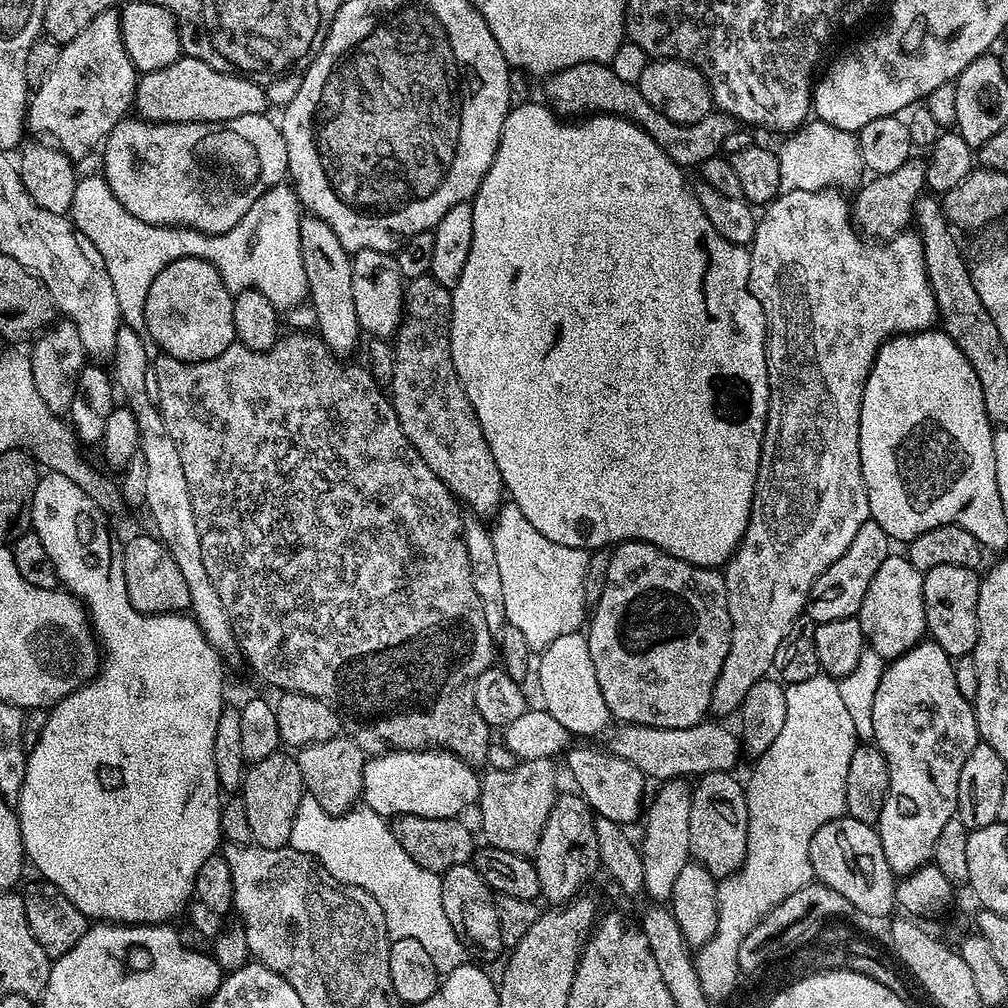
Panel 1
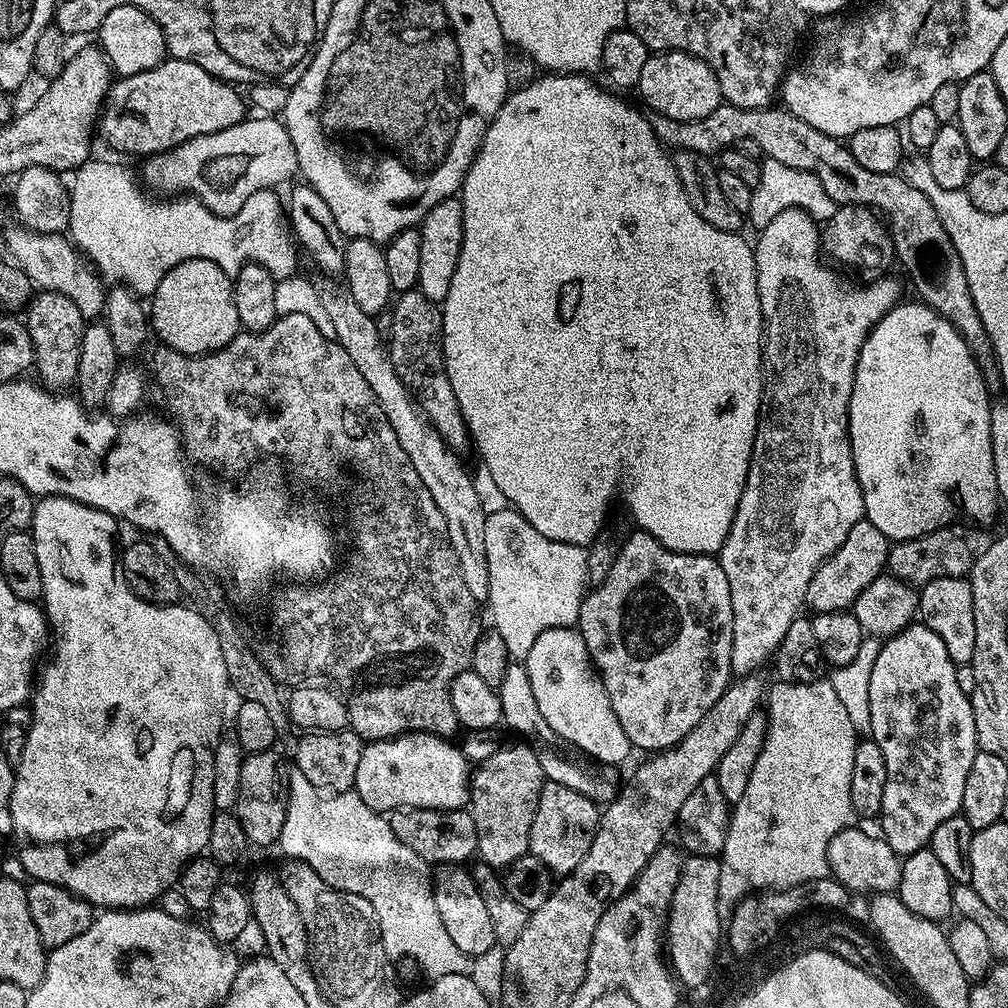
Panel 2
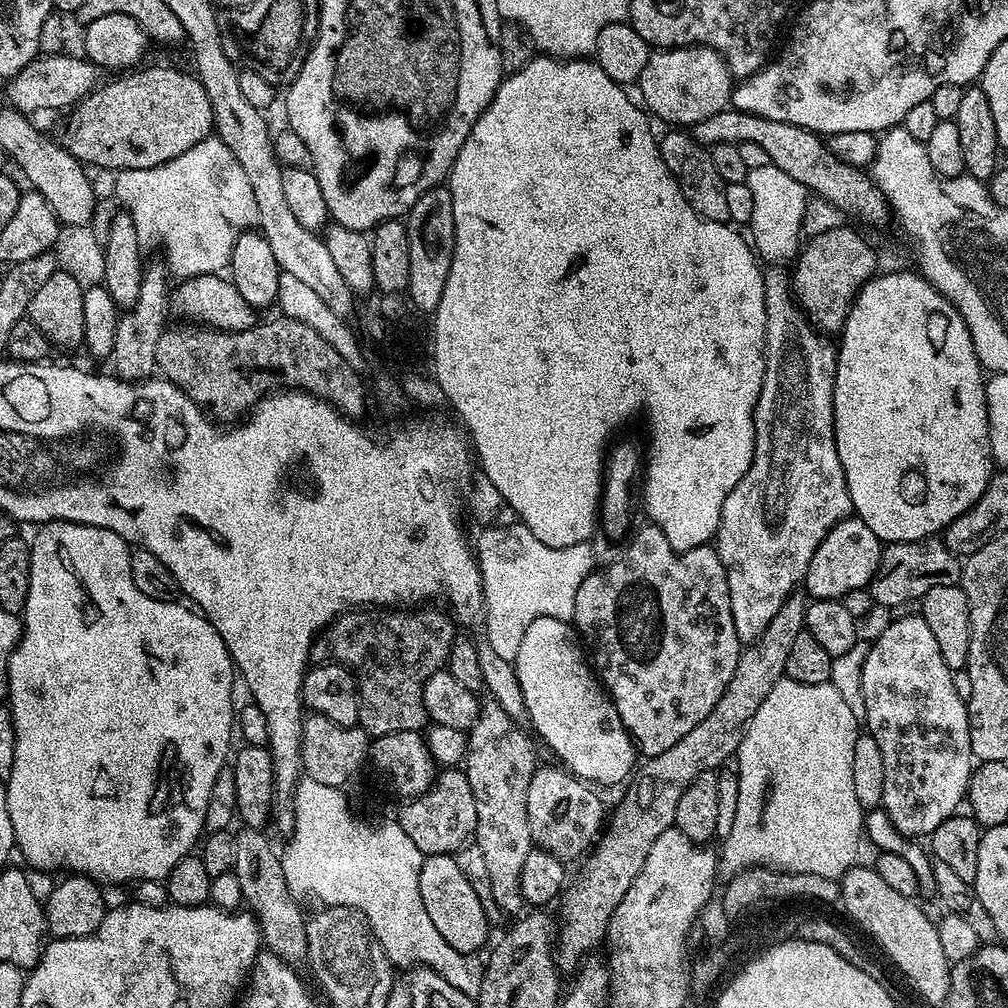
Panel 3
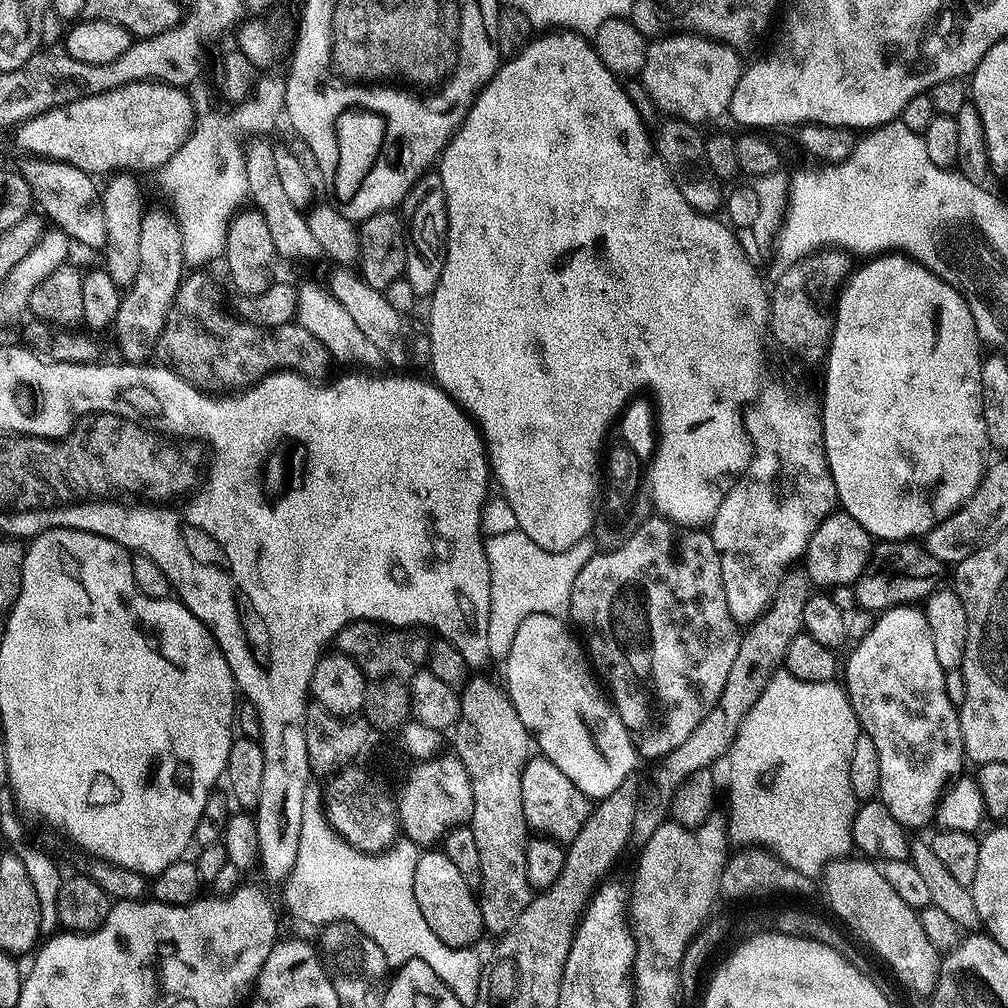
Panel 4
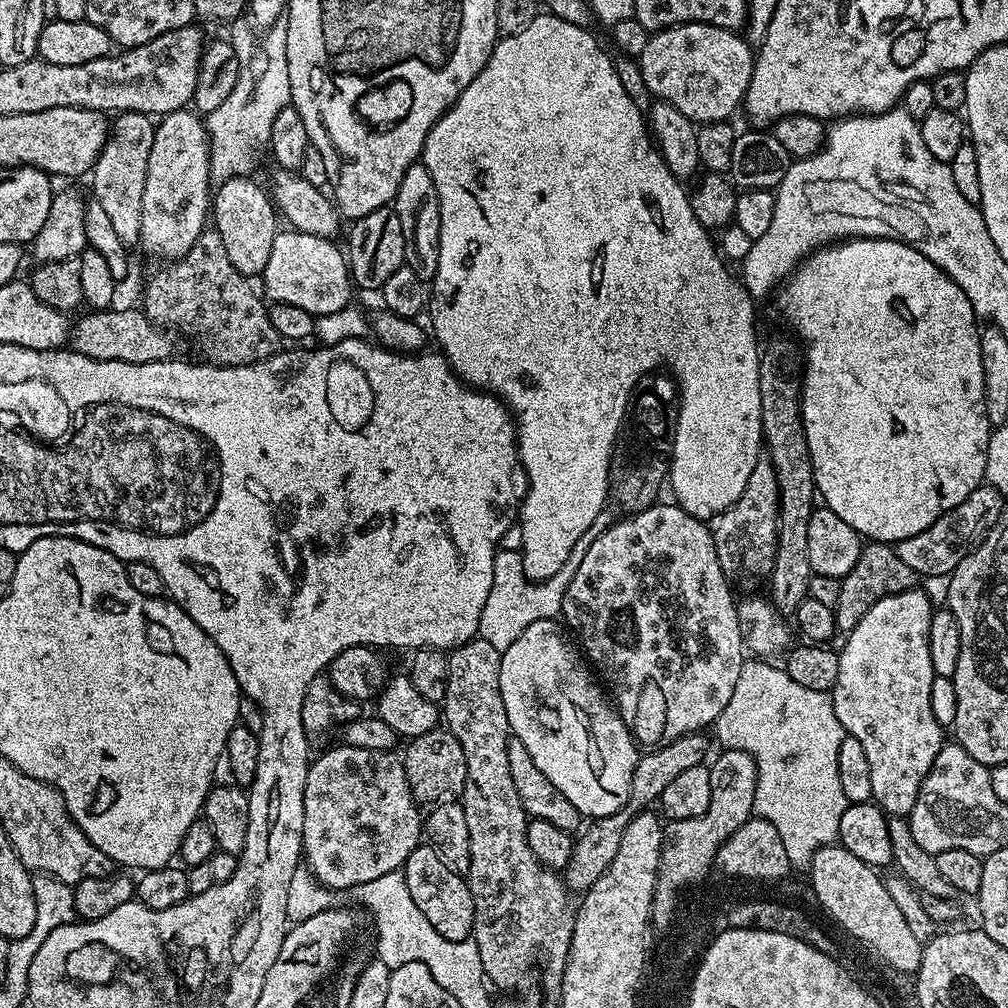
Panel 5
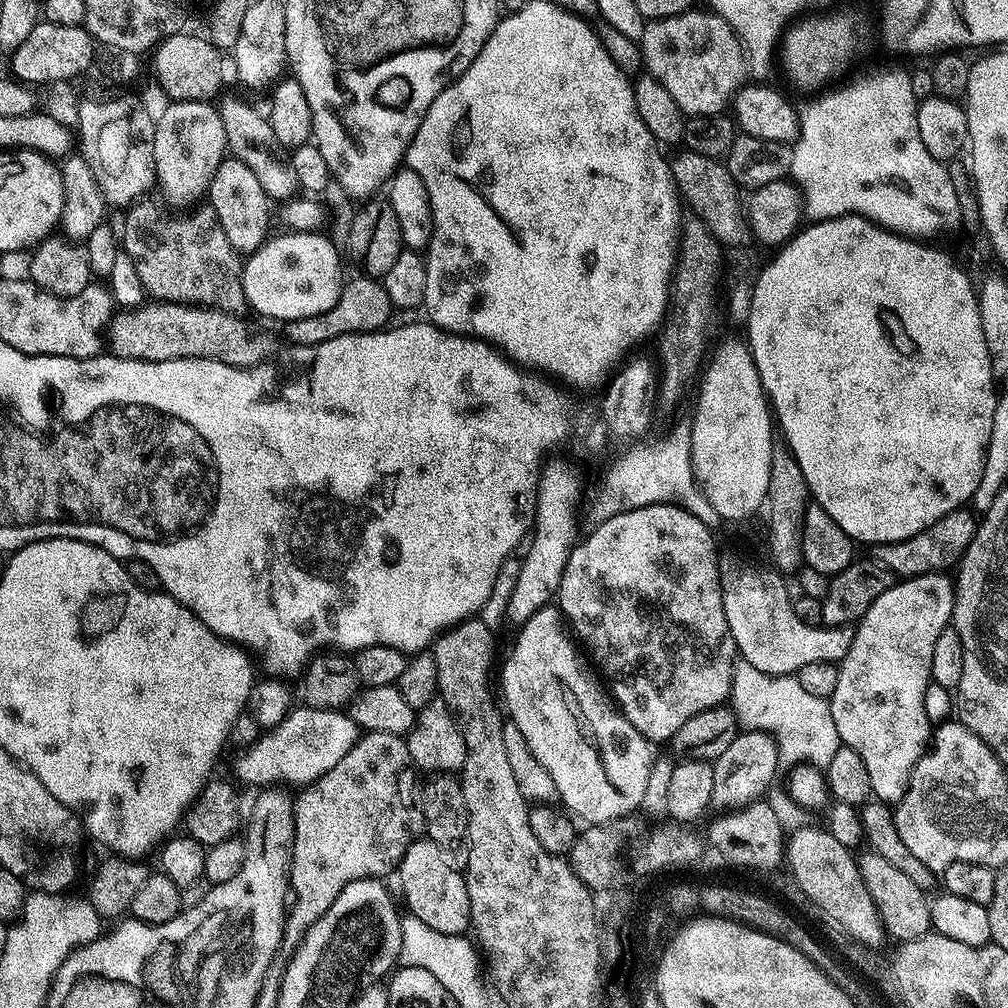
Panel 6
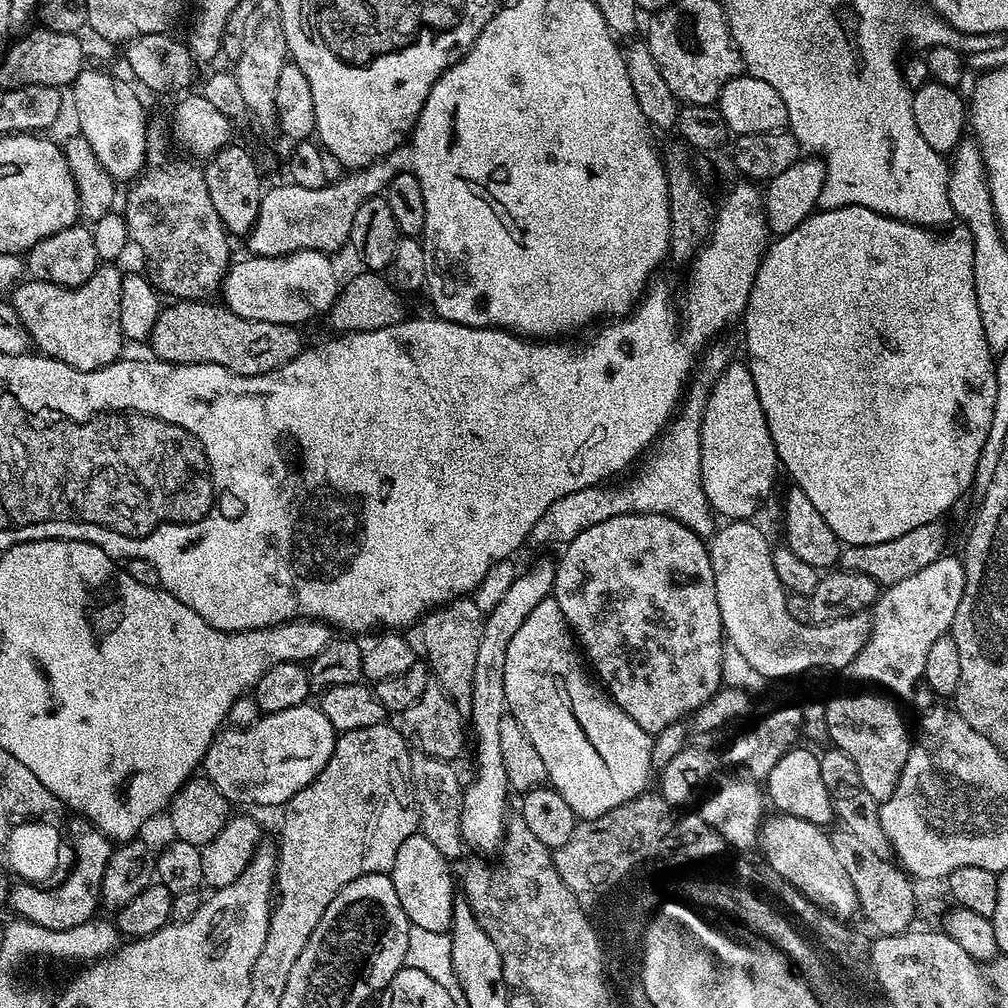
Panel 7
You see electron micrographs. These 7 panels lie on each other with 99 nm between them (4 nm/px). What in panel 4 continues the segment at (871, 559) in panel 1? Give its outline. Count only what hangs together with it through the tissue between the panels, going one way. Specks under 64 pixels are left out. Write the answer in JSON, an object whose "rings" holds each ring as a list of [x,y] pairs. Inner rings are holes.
{"rings":[[[837,510],[831,512],[818,526],[818,530],[812,532],[812,537],[808,539],[808,549],[802,557],[802,567],[817,589],[852,586],[864,573],[864,568],[872,557],[873,547],[872,535],[851,514]]]}

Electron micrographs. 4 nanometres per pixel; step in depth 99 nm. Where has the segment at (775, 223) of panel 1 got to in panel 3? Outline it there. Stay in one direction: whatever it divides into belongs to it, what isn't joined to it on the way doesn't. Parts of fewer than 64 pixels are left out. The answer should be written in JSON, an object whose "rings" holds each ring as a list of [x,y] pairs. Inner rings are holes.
{"rings":[[[764,272],[764,293],[766,294],[766,334],[764,335],[764,381],[762,390],[756,399],[756,409],[752,412],[754,422],[754,454],[752,464],[748,472],[730,490],[726,502],[722,506],[722,518],[714,537],[716,553],[720,555],[722,566],[726,570],[726,582],[730,586],[730,610],[734,614],[734,630],[738,630],[738,638],[741,642],[757,640],[770,626],[770,620],[778,610],[782,610],[782,604],[786,598],[801,587],[806,570],[810,566],[810,558],[814,558],[814,550],[822,542],[826,533],[838,523],[839,520],[849,519],[852,512],[852,499],[850,490],[846,486],[846,474],[842,470],[842,462],[838,458],[836,449],[836,435],[834,434],[834,378],[836,377],[837,345],[832,344],[827,335],[821,334],[813,325],[808,323],[807,316],[798,307],[794,299],[794,293],[790,287],[790,276],[785,272]]]}

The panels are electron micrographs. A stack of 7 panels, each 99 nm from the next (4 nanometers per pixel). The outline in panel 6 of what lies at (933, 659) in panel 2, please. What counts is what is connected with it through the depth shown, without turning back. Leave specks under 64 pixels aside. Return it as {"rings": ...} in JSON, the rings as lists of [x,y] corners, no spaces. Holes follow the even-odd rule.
{"rings":[[[938,572],[910,576],[893,583],[892,588],[877,598],[855,625],[849,652],[838,664],[838,684],[830,699],[838,738],[841,744],[858,750],[870,774],[873,797],[885,804],[899,804],[908,789],[914,766],[928,751],[934,731],[934,724],[928,720],[924,705],[926,690],[932,679],[930,658],[934,658],[934,642],[938,642],[938,634],[951,625],[955,597],[953,581]]]}

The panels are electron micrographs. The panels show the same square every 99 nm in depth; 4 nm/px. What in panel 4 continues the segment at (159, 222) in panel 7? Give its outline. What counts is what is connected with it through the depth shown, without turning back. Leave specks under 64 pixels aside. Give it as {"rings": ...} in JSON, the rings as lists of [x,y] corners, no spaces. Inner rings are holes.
{"rings":[[[192,270],[185,275],[180,282],[180,289],[178,294],[173,298],[170,310],[166,314],[166,326],[162,326],[162,334],[156,343],[156,351],[154,353],[155,359],[159,361],[165,368],[172,369],[177,372],[186,382],[196,385],[201,390],[243,390],[249,387],[250,382],[255,382],[277,370],[287,370],[290,372],[299,372],[301,376],[309,378],[320,378],[324,371],[328,368],[330,363],[330,355],[328,350],[320,341],[316,340],[309,331],[304,330],[299,326],[289,326],[286,328],[260,328],[257,324],[245,324],[241,321],[239,315],[230,313],[224,309],[224,296],[220,293],[220,288],[216,285],[216,280],[212,276],[207,276],[204,270]]]}

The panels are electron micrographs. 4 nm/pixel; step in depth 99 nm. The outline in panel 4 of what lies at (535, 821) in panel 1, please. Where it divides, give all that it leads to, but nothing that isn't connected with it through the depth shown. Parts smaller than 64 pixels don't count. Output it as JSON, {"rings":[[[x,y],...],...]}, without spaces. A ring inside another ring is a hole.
{"rings":[[[476,674],[465,680],[459,689],[460,713],[450,735],[456,747],[453,748],[454,754],[462,766],[466,766],[466,774],[470,774],[470,786],[474,790],[474,814],[470,827],[474,834],[474,846],[478,846],[478,899],[484,930],[488,934],[503,934],[514,926],[514,922],[518,922],[518,914],[530,906],[534,895],[532,883],[526,876],[526,846],[530,829],[522,814],[522,770],[533,751],[534,741],[526,726],[522,726],[522,718],[518,718],[518,710],[514,710],[514,702],[507,691],[499,683],[496,685],[490,677],[480,675],[484,674]]]}

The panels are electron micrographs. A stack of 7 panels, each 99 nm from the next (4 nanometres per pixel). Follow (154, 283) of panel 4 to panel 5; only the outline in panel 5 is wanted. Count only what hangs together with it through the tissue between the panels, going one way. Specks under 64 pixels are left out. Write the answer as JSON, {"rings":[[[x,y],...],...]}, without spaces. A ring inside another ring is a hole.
{"rings":[[[195,111],[167,112],[159,117],[154,134],[154,146],[150,146],[150,162],[146,170],[146,190],[142,190],[142,230],[139,247],[156,262],[180,260],[194,246],[194,242],[206,231],[210,220],[210,188],[213,183],[208,153],[208,129],[205,121]]]}

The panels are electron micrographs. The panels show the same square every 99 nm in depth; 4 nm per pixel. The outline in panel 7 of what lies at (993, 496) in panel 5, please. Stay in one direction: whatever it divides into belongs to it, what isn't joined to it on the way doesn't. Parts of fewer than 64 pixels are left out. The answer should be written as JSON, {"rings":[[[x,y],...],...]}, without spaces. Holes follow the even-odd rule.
{"rings":[[[940,520],[930,522],[926,526],[917,526],[898,538],[890,538],[890,542],[877,544],[849,544],[840,553],[839,567],[845,572],[857,572],[874,578],[882,586],[902,582],[902,578],[910,578],[910,574],[918,574],[918,570],[926,570],[930,562],[945,555],[948,544],[948,532]]]}

